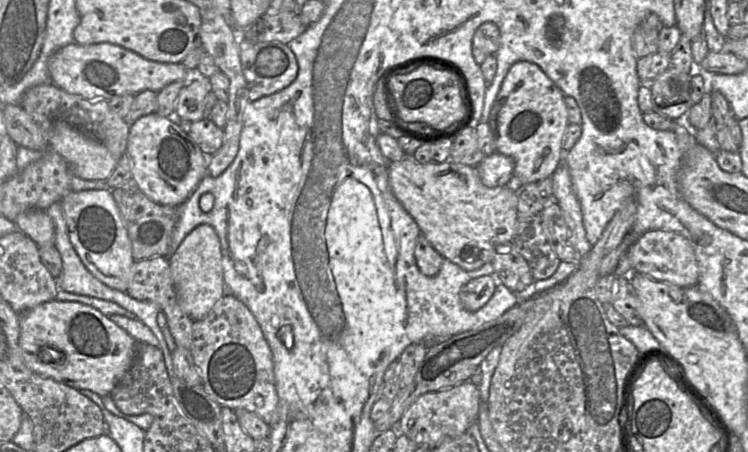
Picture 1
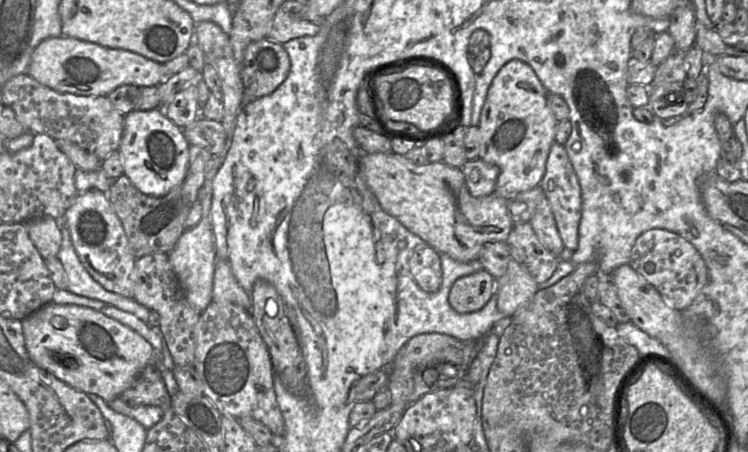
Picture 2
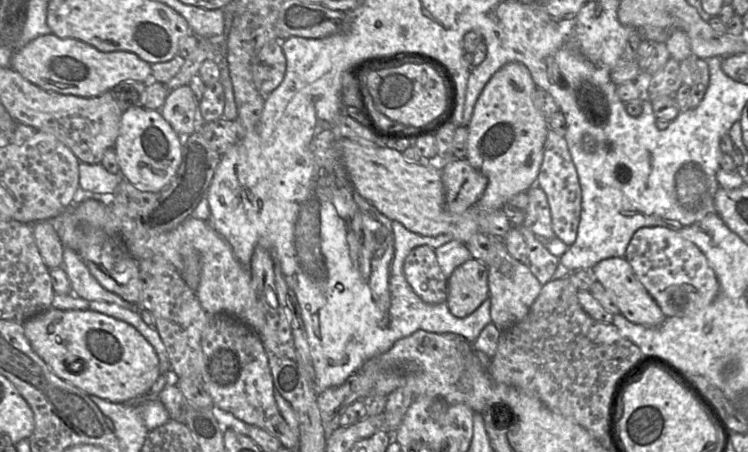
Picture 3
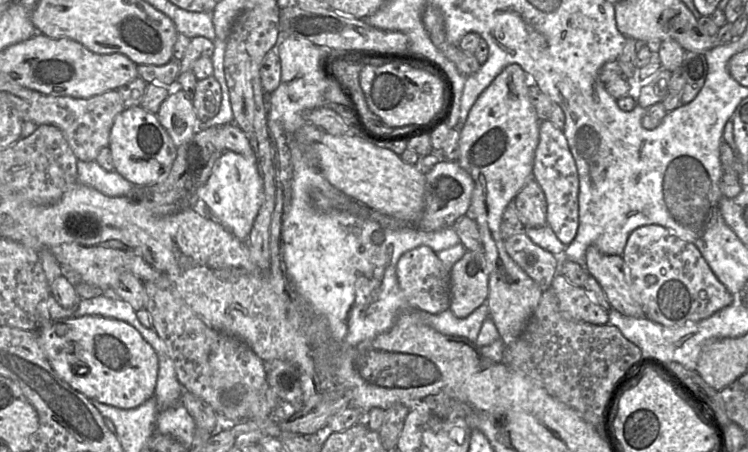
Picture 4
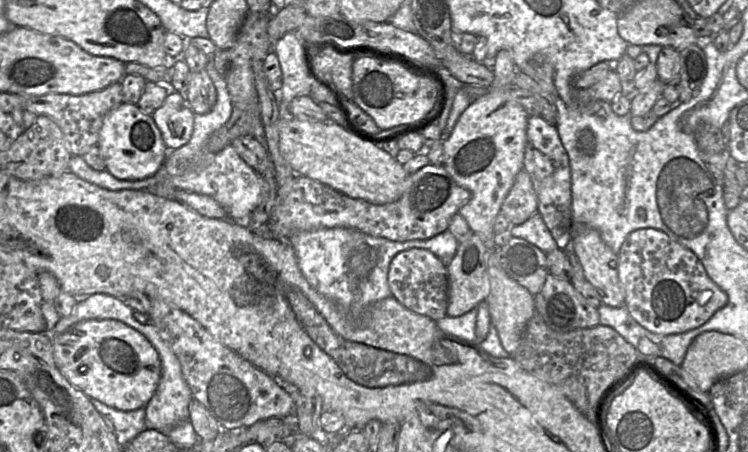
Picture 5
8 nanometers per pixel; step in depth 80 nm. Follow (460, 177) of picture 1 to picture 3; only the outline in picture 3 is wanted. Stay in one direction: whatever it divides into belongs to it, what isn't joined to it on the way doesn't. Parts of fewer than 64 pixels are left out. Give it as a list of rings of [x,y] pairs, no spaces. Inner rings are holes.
[[[347,138],[338,141],[343,162],[348,169],[349,176],[359,194],[371,202],[382,214],[391,220],[403,224],[410,231],[423,236],[450,235],[454,240],[464,244],[471,236],[481,232],[489,236],[504,239],[512,225],[503,209],[496,211],[481,211],[477,204],[463,213],[454,214],[447,210],[445,205],[445,189],[441,178],[441,171],[431,166],[413,163],[404,158],[403,153],[388,147],[368,146]]]

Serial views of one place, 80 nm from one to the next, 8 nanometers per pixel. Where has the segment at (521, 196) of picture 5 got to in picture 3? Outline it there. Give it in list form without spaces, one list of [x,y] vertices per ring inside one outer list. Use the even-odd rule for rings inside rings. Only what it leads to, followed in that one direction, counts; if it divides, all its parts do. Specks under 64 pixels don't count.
[[[535,184],[527,191],[528,207],[523,226],[528,228],[541,241],[555,237],[552,228],[551,211],[545,192]]]

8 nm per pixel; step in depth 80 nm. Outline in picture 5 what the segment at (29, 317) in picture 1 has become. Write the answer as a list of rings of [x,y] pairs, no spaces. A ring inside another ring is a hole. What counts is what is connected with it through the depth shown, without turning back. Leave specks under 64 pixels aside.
[[[113,320],[82,321],[63,333],[52,335],[53,356],[59,372],[90,399],[122,411],[145,407],[161,376],[155,347],[141,333]]]

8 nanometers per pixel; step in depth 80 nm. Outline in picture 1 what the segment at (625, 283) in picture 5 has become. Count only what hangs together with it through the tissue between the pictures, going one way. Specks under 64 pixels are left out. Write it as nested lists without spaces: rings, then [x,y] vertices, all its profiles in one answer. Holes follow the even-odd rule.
[[[652,230],[636,239],[626,253],[632,269],[651,278],[679,287],[697,286],[700,268],[690,241],[684,236],[664,230]]]

